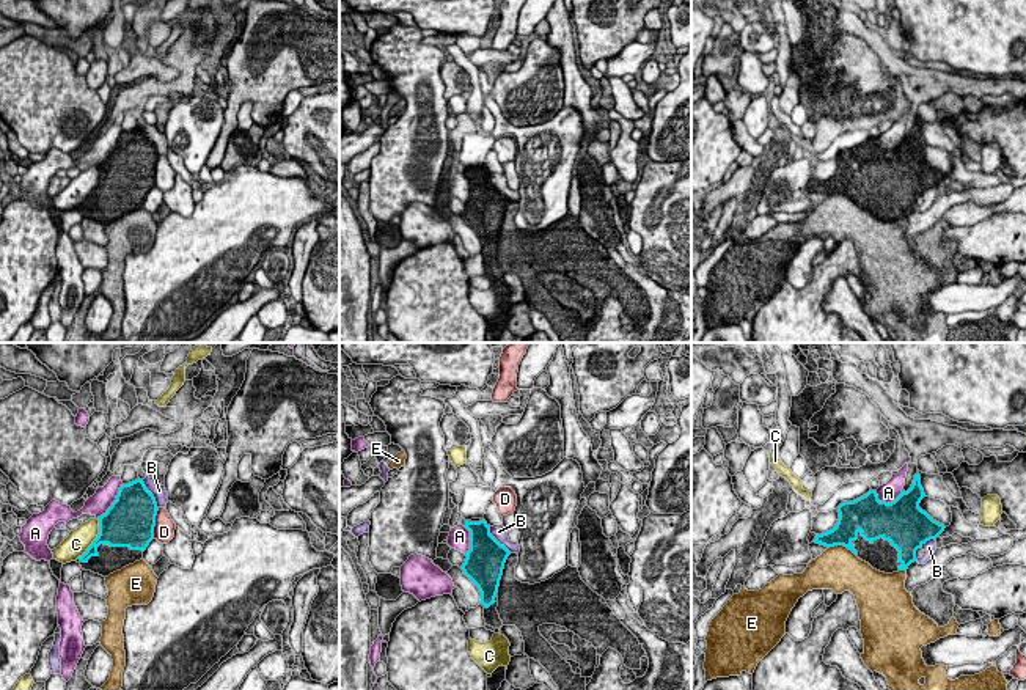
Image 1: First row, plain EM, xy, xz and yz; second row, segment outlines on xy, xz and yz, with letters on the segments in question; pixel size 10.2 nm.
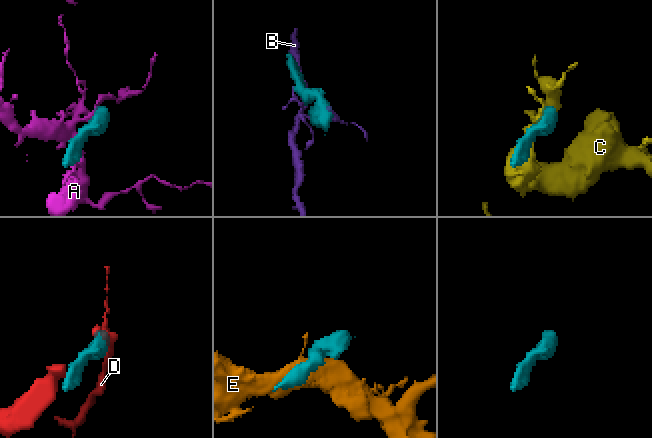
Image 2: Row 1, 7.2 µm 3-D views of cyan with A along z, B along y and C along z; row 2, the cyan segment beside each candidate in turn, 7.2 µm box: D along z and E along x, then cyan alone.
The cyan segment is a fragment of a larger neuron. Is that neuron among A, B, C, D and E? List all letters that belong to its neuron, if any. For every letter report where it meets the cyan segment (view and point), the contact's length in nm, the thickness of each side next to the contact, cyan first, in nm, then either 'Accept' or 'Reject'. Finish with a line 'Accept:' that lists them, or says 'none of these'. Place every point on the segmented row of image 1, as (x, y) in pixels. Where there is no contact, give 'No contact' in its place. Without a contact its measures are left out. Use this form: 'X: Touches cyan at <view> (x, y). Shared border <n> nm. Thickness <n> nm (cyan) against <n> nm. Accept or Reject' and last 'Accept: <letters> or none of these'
A: Touches cyan at xy (113, 502). Shared border 460 nm. Thickness 500 nm (cyan) against 220 nm. Accept
B: Touches cyan at xy (151, 494). Shared border 340 nm. Thickness 460 nm (cyan) against 140 nm. Reject
C: Touches cyan at xy (95, 539). Shared border 460 nm. Thickness 360 nm (cyan) against 240 nm. Reject
D: Touches cyan at xy (154, 524). Shared border 320 nm. Thickness 500 nm (cyan) against 220 nm. Reject
E: Touches cyan at yz (842, 544). Shared border 300 nm. Thickness 240 nm (cyan) against 440 nm. Reject
Accept: A

